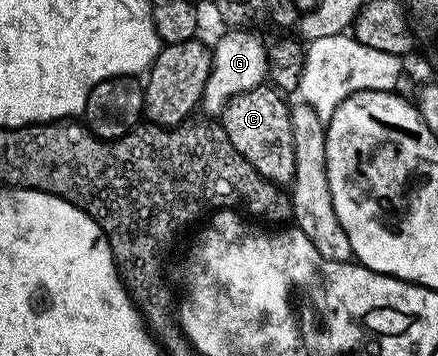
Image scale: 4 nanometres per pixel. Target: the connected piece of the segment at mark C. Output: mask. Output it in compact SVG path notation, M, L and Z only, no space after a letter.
M274 87L249 88L233 97L221 113L221 123L233 150L241 154L265 179L280 186L290 185L295 173L291 108Z

